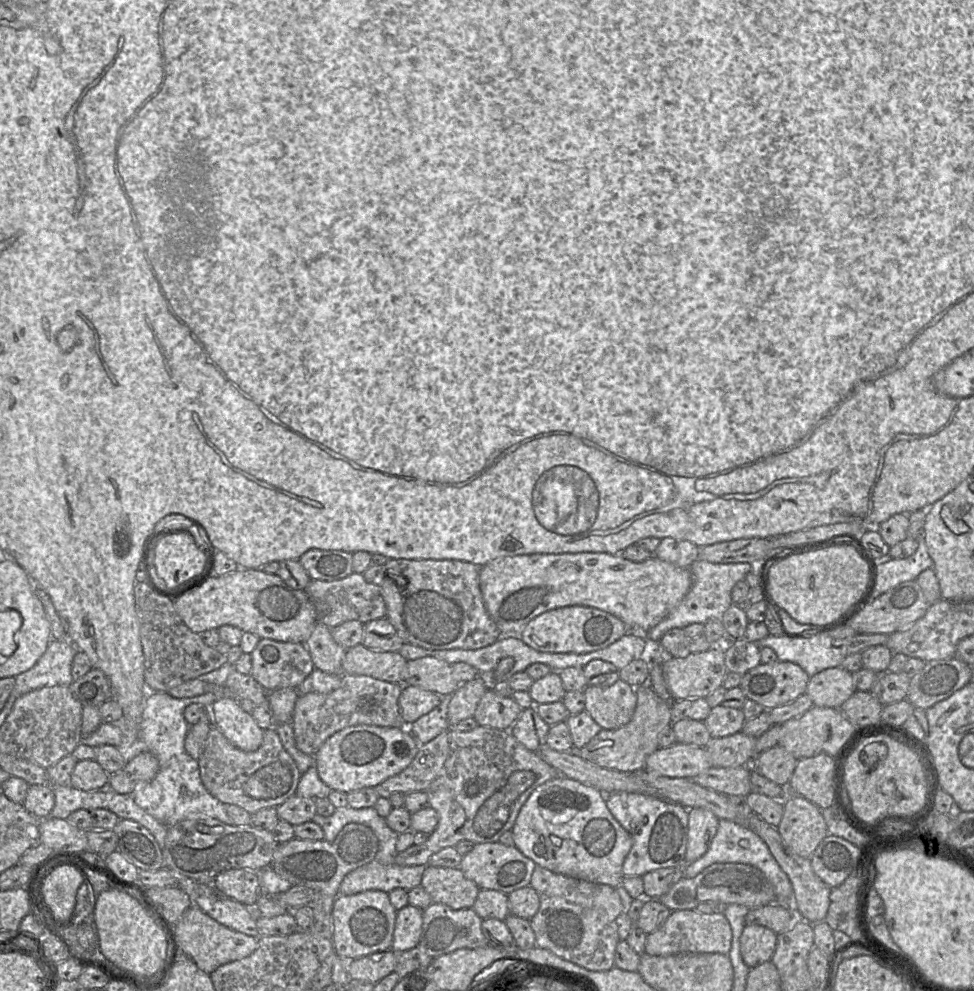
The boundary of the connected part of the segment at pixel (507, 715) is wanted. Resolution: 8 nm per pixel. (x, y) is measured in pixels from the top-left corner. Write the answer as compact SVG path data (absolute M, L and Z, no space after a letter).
M489 688L482 696L473 718L479 726L509 730L522 708L508 696L500 696Z

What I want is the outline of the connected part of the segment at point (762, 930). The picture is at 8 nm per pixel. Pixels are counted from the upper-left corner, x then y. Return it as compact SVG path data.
M746 925L740 937L740 952L749 968L771 958L776 950L777 934L761 925Z

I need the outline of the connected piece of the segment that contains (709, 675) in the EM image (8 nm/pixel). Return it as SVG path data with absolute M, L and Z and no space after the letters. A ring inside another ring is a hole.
M724 645L686 657L664 655L663 674L673 701L708 697L723 685L727 673Z

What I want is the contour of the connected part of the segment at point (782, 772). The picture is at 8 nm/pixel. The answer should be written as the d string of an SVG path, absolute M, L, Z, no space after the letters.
M777 745L758 754L750 767L770 781L788 787L797 763L798 759L782 746Z

